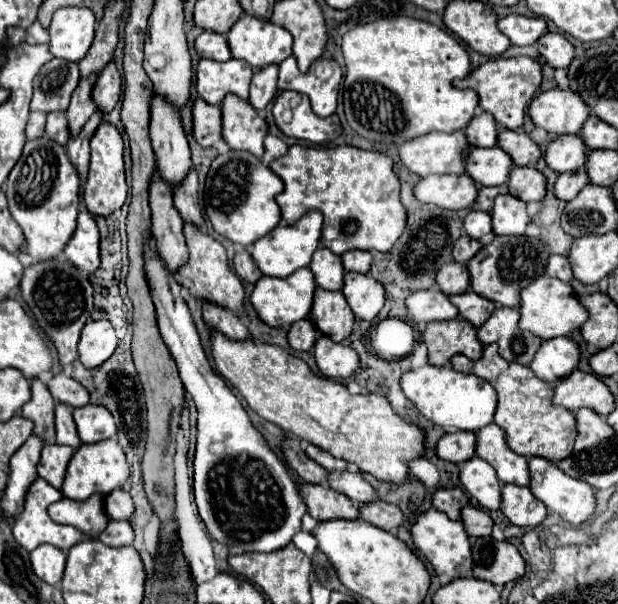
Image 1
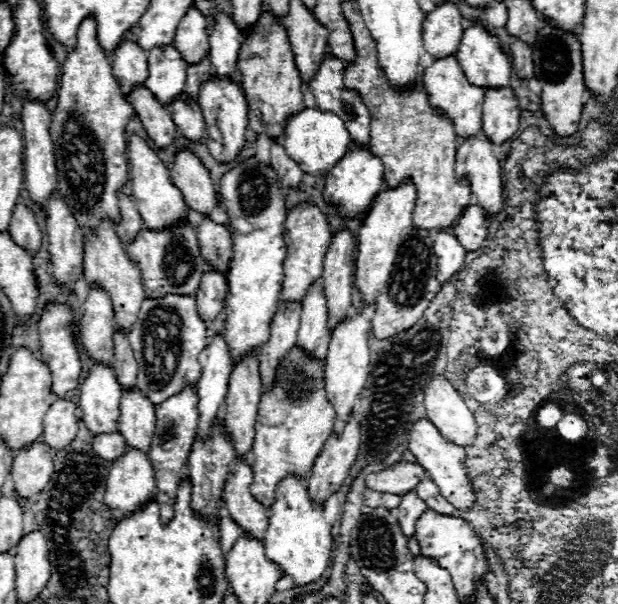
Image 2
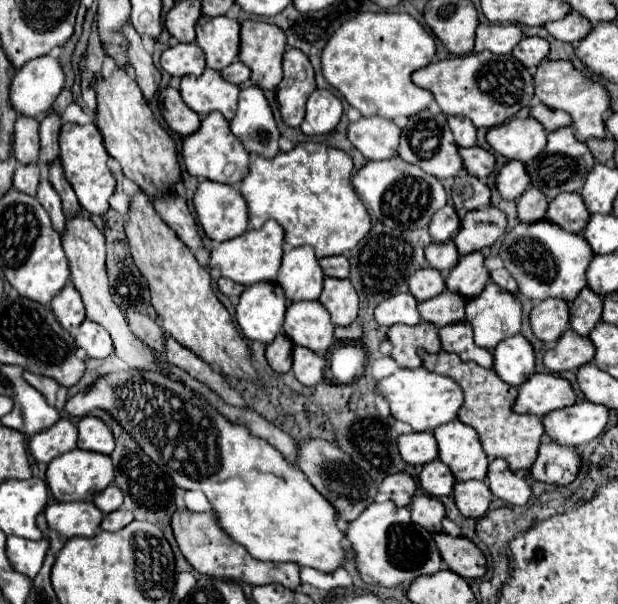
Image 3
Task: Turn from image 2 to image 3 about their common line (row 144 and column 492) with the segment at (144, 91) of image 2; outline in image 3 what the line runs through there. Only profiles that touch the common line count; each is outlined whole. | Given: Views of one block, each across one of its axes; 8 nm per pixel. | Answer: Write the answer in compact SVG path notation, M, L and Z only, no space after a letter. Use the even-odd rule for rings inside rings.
M470 146L470 148L458 148L458 154L462 156L464 170L480 180L486 180L486 176L494 170L494 156L488 150L482 150L480 146Z

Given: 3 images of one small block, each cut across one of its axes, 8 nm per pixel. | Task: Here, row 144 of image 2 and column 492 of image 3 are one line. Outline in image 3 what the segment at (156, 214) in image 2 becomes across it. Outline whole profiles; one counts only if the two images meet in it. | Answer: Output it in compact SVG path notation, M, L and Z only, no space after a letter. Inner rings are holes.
M510 118L498 128L490 128L486 134L494 152L508 160L520 160L528 164L546 146L548 132L534 118Z

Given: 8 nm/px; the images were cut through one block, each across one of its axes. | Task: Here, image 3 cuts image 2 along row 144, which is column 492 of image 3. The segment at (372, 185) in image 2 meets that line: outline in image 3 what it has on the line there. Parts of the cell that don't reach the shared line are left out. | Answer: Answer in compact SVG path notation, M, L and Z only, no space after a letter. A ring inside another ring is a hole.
M522 334L502 340L494 348L492 356L496 374L510 386L520 386L534 374L536 356L530 342Z

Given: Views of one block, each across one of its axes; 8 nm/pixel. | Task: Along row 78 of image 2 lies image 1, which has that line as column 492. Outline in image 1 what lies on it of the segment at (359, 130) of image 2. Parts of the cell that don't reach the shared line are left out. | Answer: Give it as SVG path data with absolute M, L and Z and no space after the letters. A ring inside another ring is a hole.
M496 308L496 312L478 328L480 344L498 344L498 354L506 362L528 366L540 348L540 340L518 328L518 308Z

